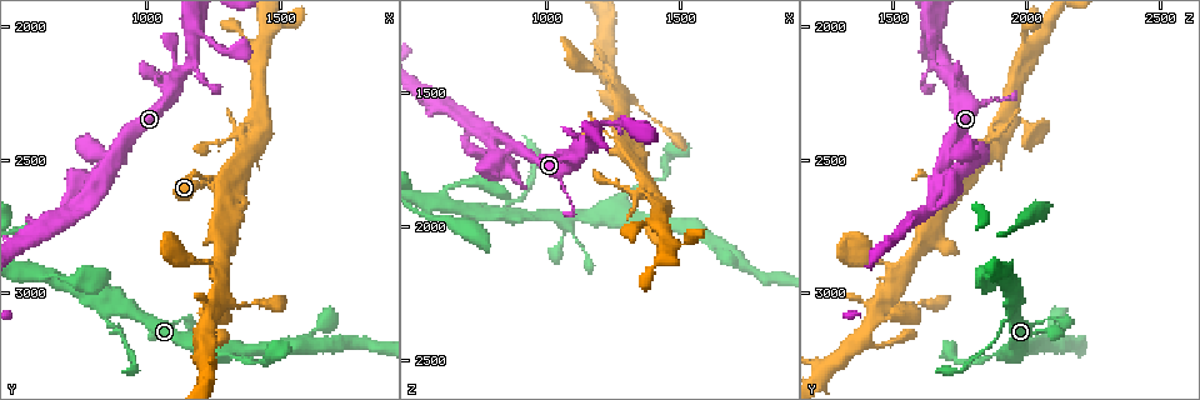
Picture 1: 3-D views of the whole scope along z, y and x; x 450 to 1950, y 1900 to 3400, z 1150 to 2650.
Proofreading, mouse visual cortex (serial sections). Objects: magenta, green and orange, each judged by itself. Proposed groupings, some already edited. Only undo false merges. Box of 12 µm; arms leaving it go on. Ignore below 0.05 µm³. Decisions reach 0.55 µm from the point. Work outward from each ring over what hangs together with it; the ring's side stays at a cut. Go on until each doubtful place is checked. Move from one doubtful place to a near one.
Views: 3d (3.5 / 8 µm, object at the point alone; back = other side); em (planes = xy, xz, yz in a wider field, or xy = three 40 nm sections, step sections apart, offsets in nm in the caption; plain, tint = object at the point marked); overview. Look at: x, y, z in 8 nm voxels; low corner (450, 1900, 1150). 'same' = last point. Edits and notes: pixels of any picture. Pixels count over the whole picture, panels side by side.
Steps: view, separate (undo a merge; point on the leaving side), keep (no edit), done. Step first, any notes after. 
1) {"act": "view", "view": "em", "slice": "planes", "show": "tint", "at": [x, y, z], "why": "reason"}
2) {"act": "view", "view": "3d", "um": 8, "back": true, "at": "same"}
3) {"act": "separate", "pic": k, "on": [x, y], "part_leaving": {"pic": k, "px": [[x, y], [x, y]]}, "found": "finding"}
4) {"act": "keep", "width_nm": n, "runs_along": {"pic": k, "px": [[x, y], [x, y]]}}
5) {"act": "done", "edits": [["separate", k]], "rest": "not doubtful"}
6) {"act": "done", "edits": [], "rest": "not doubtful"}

{"act": "view", "view": "3d", "um": 3.5, "at": [880, 3040, 1950], "why": "three-way junction"}

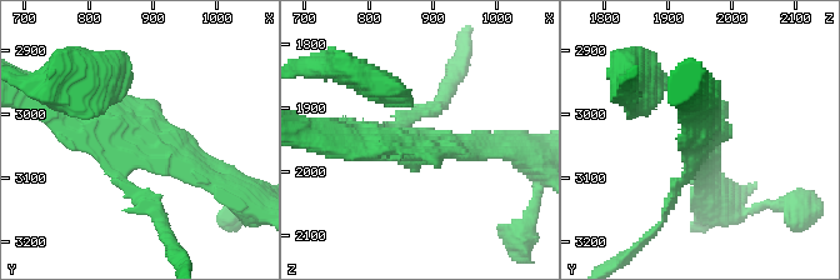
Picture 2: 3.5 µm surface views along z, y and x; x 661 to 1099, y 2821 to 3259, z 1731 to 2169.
{"act": "view", "view": "em", "slice": "planes", "show": "tint", "at": [880, 3045, 1955]}

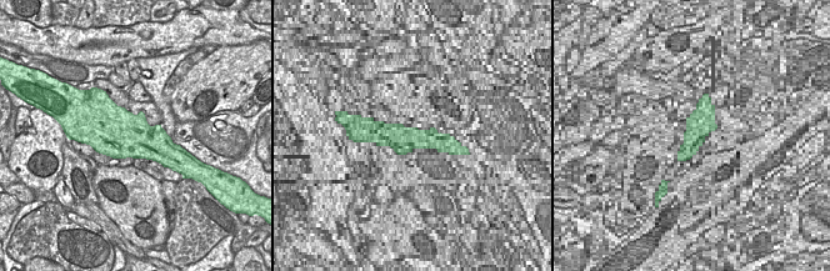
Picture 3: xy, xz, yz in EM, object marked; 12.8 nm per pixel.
{"act": "keep", "runs_along": {"pic": 2, "px": [[215, 180], [66, 110]]}, "found": "all the same cell"}

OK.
{"act": "view", "view": "3d", "um": 3.5, "at": [1280, 2610, 1700], "why": "sharp bend"}

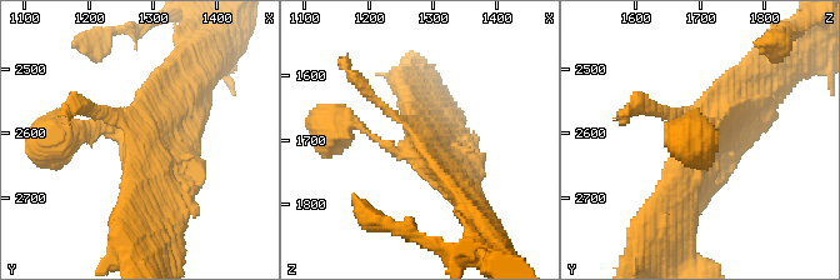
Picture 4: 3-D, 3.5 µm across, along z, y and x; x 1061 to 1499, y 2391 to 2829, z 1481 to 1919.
{"act": "view", "view": "em", "slice": "xy", "step": 5, "show": "tint", "at": [1270, 2600, 1715]}

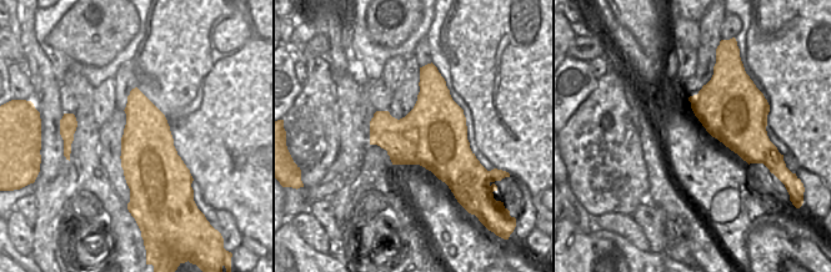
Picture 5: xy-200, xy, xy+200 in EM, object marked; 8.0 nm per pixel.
{"act": "keep", "runs_along": {"pic": 4, "px": [[60, 133], [133, 133], [140, 209]]}, "found": "continuous, no second cell"}

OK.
{"act": "view", "view": "3d", "um": 3.5, "at": [1180, 2020, 1640], "why": "four or more arms meet"}

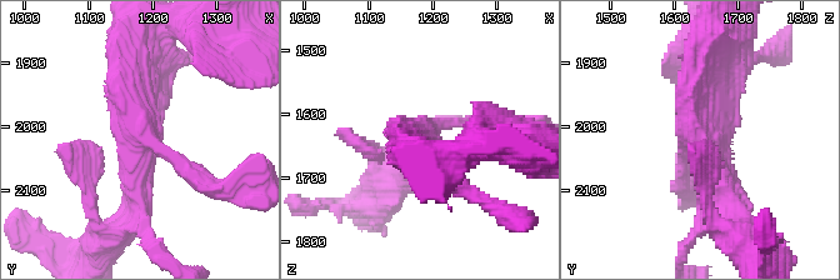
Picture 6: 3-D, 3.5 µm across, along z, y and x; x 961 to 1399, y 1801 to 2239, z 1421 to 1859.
{"act": "view", "view": "em", "slice": "xy", "step": 5, "show": "tint", "at": [1180, 2020, 1635], "why": "now the EM"}

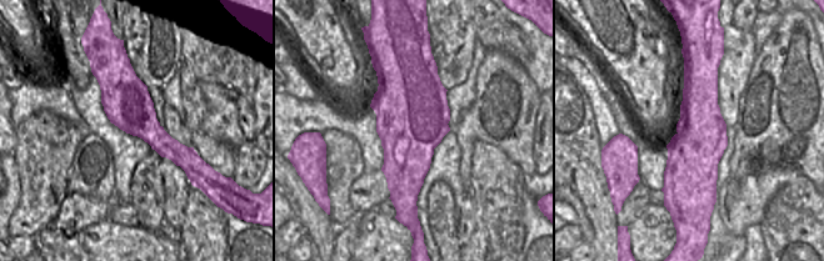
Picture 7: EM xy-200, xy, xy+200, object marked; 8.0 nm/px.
{"act": "keep", "runs_along": {"pic": 6, "px": [[411, 173], [441, 121], [488, 125]]}, "found": "continuous, no second cell"}

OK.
{"act": "done", "edits": [], "rest": "not doubtful"}

